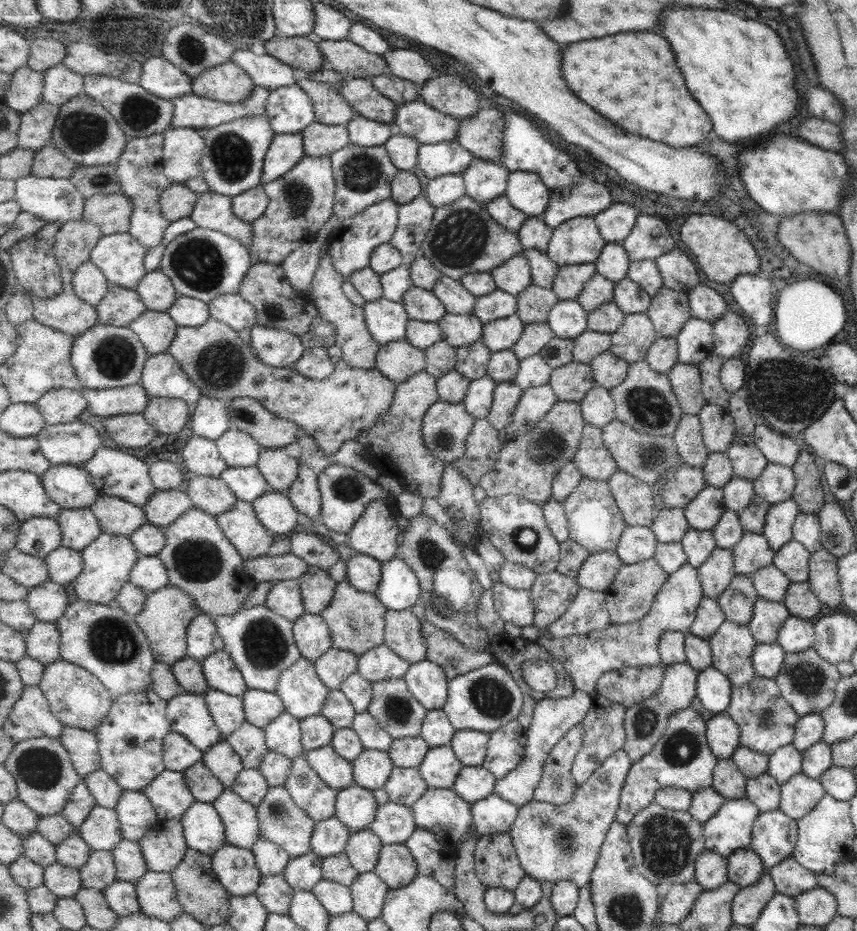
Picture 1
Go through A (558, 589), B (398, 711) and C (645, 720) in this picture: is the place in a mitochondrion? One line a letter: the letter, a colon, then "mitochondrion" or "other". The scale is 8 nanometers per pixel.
A: other
B: mitochondrion
C: mitochondrion

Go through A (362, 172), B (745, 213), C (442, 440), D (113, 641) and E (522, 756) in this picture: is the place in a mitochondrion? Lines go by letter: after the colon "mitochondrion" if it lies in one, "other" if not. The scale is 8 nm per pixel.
A: mitochondrion
B: other
C: mitochondrion
D: mitochondrion
E: other

